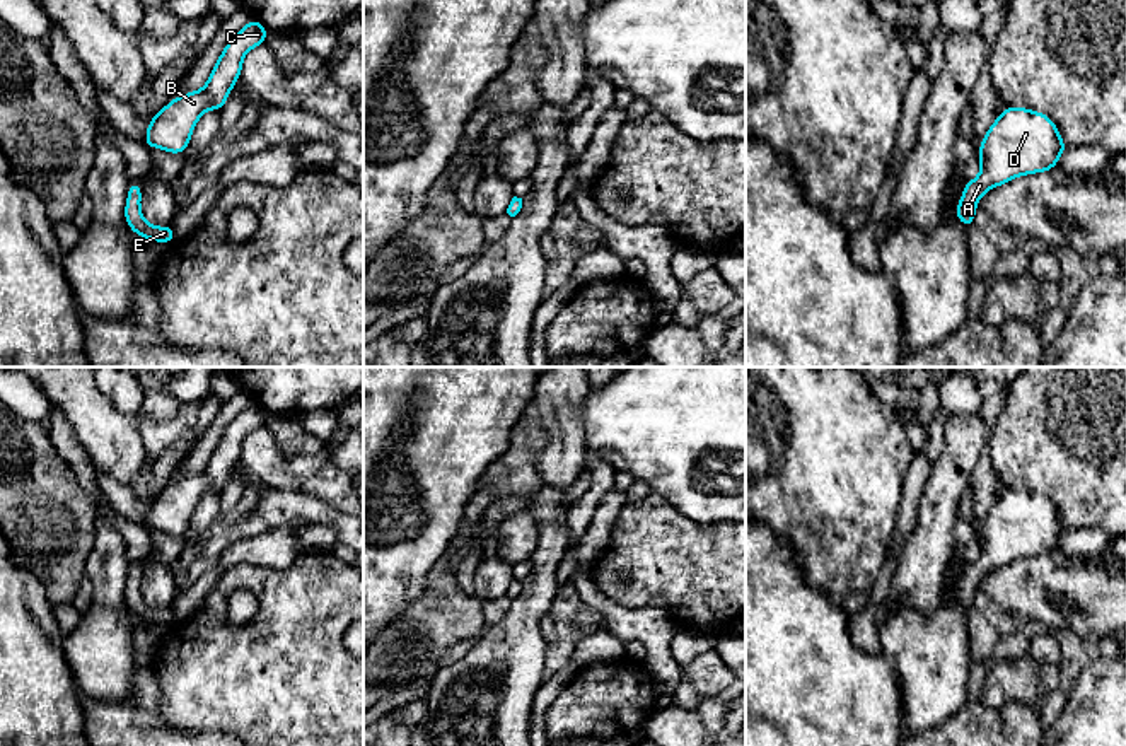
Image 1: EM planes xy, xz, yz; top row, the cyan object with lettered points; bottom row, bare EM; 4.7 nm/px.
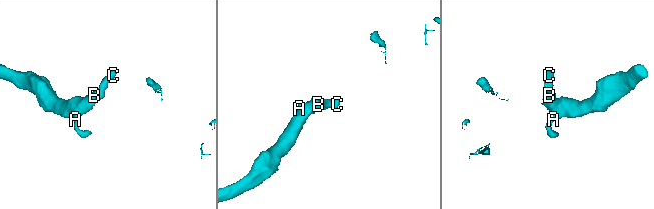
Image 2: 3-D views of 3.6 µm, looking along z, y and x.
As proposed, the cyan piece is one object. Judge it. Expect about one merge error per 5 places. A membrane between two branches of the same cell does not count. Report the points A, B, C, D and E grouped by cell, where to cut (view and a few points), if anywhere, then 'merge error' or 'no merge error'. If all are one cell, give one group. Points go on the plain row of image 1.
A B C D E | no cut | no merge error

